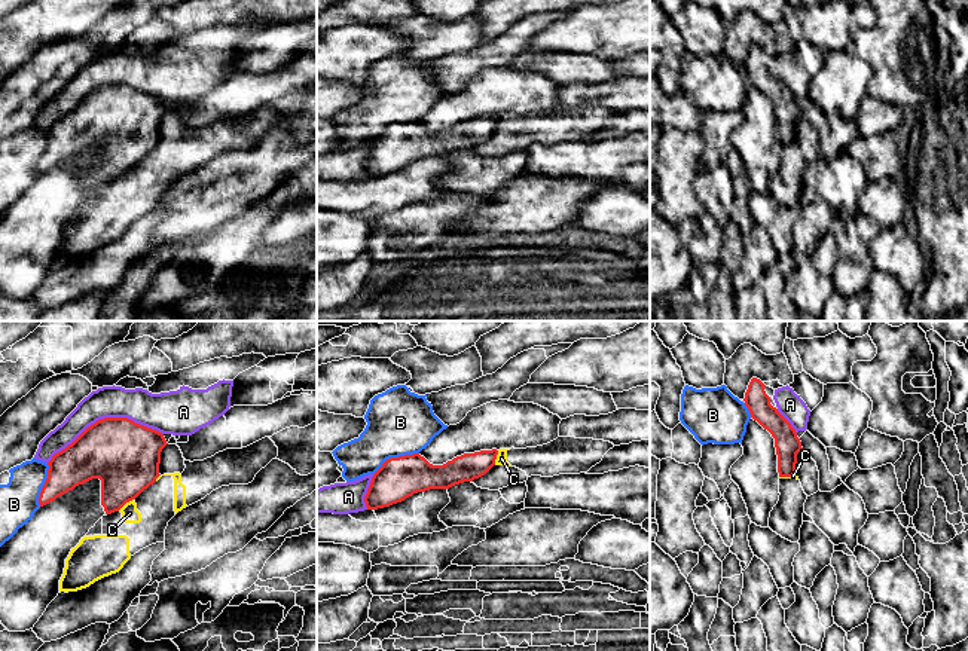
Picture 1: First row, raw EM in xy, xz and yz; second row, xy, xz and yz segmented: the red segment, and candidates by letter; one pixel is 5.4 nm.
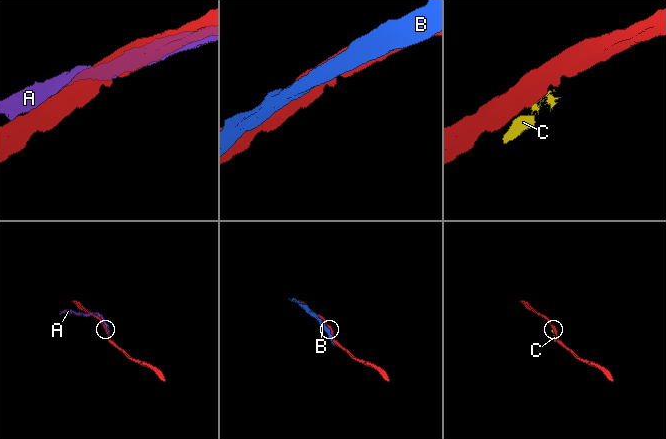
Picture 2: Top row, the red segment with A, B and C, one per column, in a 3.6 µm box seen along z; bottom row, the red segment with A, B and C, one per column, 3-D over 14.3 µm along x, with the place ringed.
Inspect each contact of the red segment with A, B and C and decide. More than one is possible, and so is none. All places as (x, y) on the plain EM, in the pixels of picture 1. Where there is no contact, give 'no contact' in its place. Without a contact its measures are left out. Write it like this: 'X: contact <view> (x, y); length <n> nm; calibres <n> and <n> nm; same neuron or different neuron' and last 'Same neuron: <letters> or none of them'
A: contact xy (104, 85); length 650 nm; calibres 380 and 180 nm; different neuron
B: contact xz (394, 125); length 280 nm; calibres 220 and 360 nm; different neuron
C: contact xy (125, 170); length 110 nm; calibres 380 and 90 nm; different neuron
Same neuron: none of them

